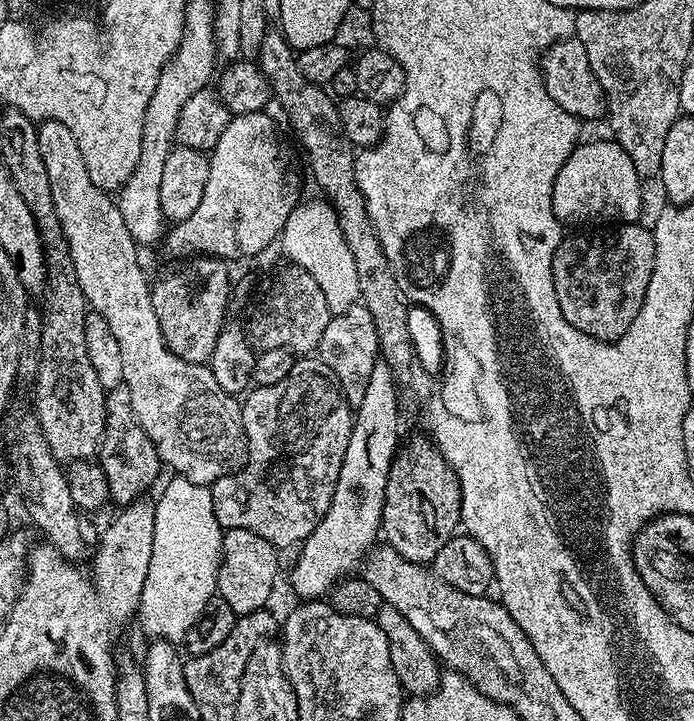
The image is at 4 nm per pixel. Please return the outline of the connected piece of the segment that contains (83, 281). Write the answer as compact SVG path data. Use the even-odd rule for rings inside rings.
M53 120L43 121L37 127L36 133L38 134L38 150L42 150L42 163L46 166L46 175L50 177L50 194L54 198L54 208L58 210L58 220L62 222L64 237L70 250L70 258L74 262L74 274L78 274L78 286L82 286L82 294L85 301L90 305L91 311L97 312L102 318L106 318L106 326L110 326L110 330L114 334L114 339L118 341L118 346L122 353L123 387L127 388L130 394L130 402L136 415L136 421L140 423L142 430L150 438L150 442L154 442L161 461L167 467L169 464L173 468L171 471L175 475L184 476L187 480L195 484L211 486L218 478L231 476L239 472L248 459L248 439L244 437L244 423L242 422L242 414L240 413L241 401L226 390L222 390L222 386L218 386L218 382L214 379L214 374L208 364L191 364L190 362L186 362L182 358L178 358L178 354L174 354L166 346L166 338L162 338L162 326L158 326L158 314L154 314L150 280L144 277L144 268L140 265L139 254L136 253L138 245L132 239L130 230L126 230L126 222L122 222L119 203L109 193L103 192L102 189L90 180L90 173L86 170L86 162L82 158L82 150L78 150L78 142L74 138L74 134L70 134L70 130L66 126L62 126L62 122L54 122Z

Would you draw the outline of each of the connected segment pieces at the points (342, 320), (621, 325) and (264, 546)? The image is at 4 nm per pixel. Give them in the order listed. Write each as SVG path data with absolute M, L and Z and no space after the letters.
M357 302L350 310L335 313L320 339L318 358L326 366L330 366L330 370L334 370L334 378L338 378L342 394L349 406L353 410L362 406L366 386L370 383L370 374L381 359L378 330L374 330L374 318L370 310Z
M637 222L634 224L621 224L617 223L615 226L604 226L599 230L588 230L585 236L568 236L565 235L563 239L561 239L560 244L556 248L556 253L554 254L554 258L552 259L552 281L554 282L554 294L556 295L556 301L558 302L558 306L562 310L562 314L566 318L566 322L570 322L570 326L574 326L579 332L585 332L586 334L590 334L596 340L607 340L609 342L619 341L620 337L627 334L630 330L630 326L634 322L634 318L638 318L638 310L642 310L642 302L646 299L649 299L650 296L650 274L654 270L654 238L652 237L652 228L646 226L643 228L643 223Z
M230 528L224 532L219 574L216 576L217 595L228 602L236 615L254 613L265 607L276 584L278 550L266 538L250 530Z

